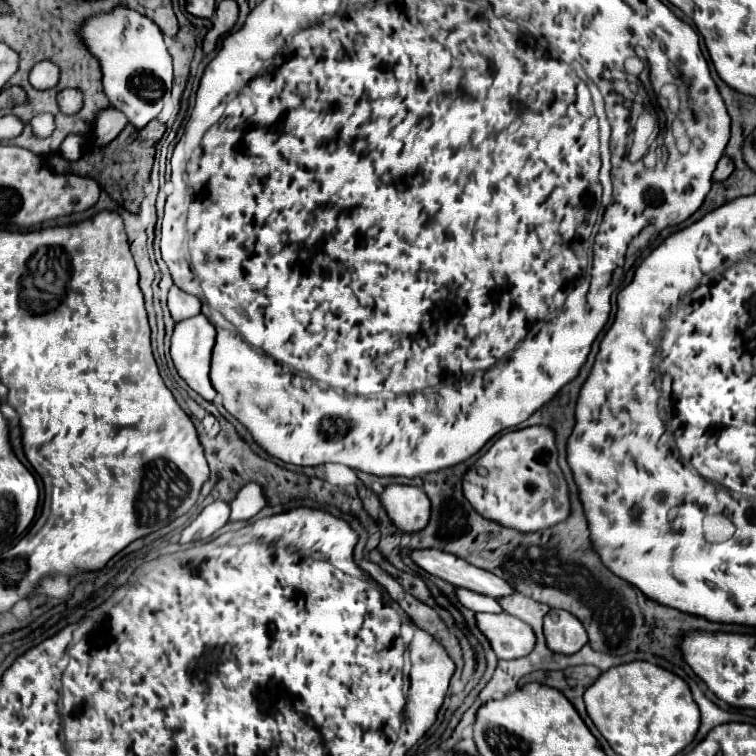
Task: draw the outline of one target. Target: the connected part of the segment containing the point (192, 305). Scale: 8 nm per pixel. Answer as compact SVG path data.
M172 286L168 292L168 308L170 308L174 322L180 322L180 320L192 318L200 312L200 300L196 296L180 290L178 286Z

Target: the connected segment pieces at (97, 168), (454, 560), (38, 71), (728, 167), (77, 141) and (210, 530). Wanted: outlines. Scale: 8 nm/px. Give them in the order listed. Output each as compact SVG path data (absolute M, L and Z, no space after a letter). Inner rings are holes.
M152 120L146 128L136 130L132 126L126 126L118 138L114 138L108 146L96 148L88 152L80 162L80 170L84 176L90 176L100 182L100 186L110 194L112 200L116 200L120 206L124 206L128 212L138 214L140 204L144 200L144 184L148 182L152 162L154 162L154 150L164 134L164 126L158 124L158 120Z
M412 550L410 556L424 572L442 578L458 588L466 588L492 598L502 598L516 592L508 582L502 582L502 578L486 570L478 570L478 566L462 562L462 558L454 554L446 554L442 550Z
M38 62L30 72L30 84L36 90L48 90L54 84L58 84L60 70L52 62Z
M722 156L716 170L714 170L714 180L726 180L732 174L732 170L734 170L732 160L728 156Z
M71 134L70 138L64 140L62 144L62 156L70 161L77 161L82 157L84 150L82 148L83 140L77 134Z
M214 502L206 506L200 512L200 516L182 530L180 544L190 544L190 542L210 538L214 532L218 532L228 522L228 516L230 516L230 506L226 502Z

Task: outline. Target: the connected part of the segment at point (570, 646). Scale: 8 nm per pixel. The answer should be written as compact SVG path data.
M550 610L546 614L544 638L546 646L558 654L574 654L588 642L584 626L566 610Z

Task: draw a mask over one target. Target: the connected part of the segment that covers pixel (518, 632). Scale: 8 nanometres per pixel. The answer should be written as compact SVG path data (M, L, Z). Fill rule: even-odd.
M476 612L476 626L488 638L494 654L500 660L514 660L530 654L534 648L534 632L510 614Z

